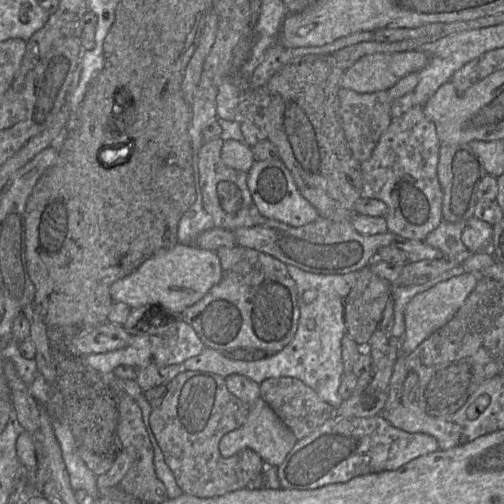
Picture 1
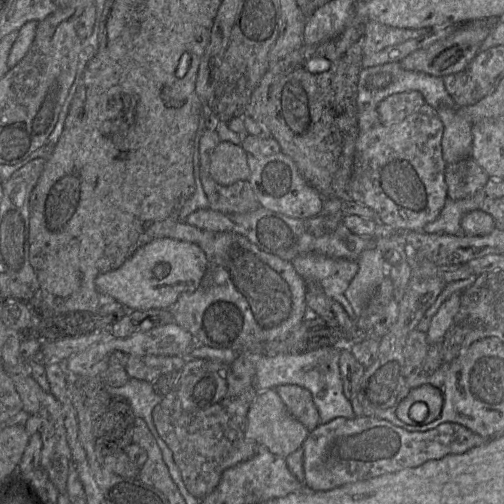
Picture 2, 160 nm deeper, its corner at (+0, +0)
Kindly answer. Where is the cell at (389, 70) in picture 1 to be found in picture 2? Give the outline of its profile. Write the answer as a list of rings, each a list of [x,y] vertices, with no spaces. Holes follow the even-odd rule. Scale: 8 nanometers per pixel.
[[[478,20],[458,26],[445,39],[432,45],[416,50],[399,61],[400,66],[408,71],[427,73],[433,76],[446,76],[463,70],[480,51],[480,46],[488,36],[495,20]]]

